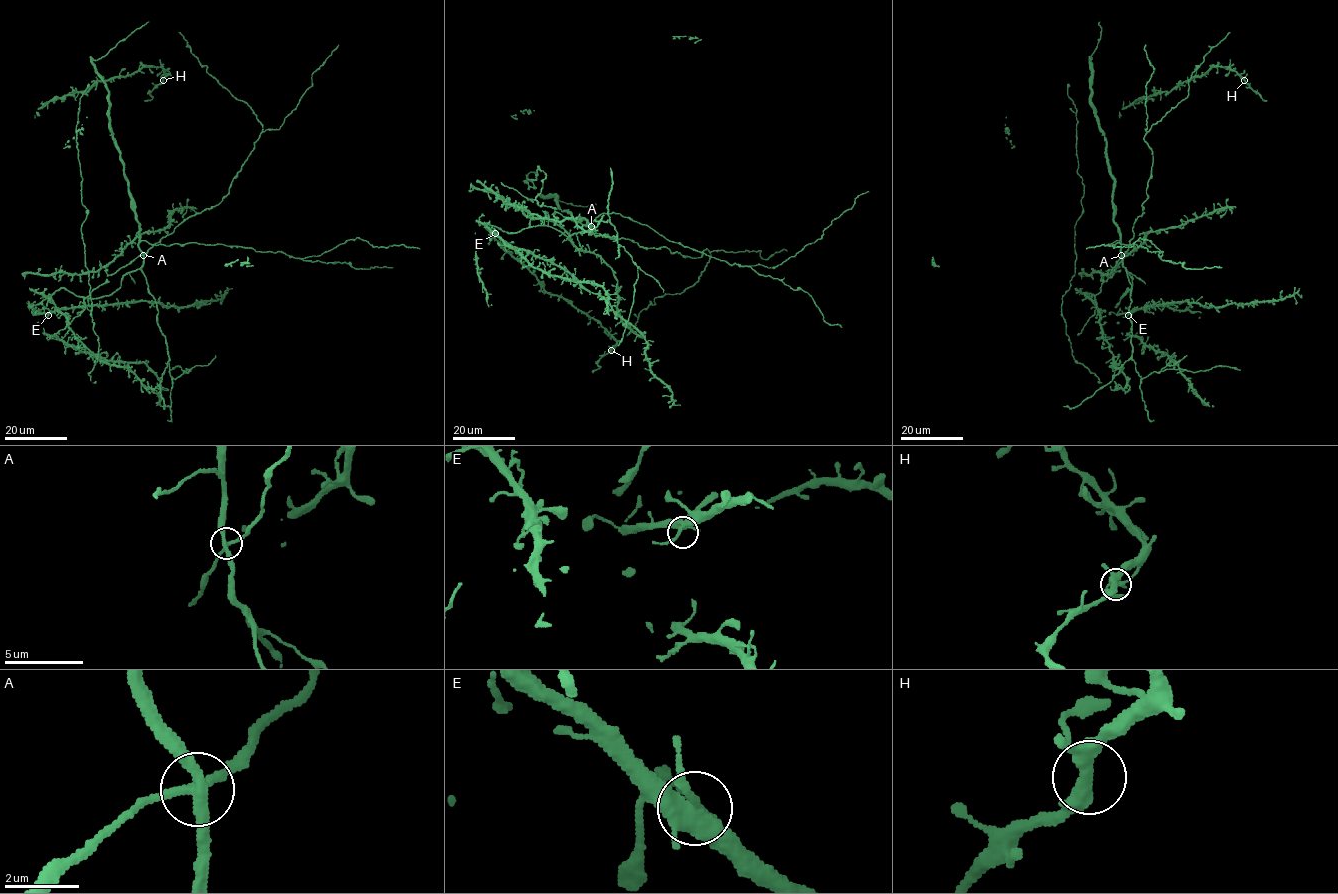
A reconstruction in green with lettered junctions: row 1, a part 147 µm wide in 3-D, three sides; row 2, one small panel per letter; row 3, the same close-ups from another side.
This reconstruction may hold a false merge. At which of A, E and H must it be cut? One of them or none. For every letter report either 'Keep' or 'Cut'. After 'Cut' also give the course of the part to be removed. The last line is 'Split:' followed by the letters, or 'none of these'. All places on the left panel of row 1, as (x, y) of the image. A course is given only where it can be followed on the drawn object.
A: Cut. Course of the part to remove: (143, 255), (142, 240), (220, 244), (295, 258), (319, 256), (358, 237), (374, 247), (419, 248)
E: Keep
H: Keep
Split: A

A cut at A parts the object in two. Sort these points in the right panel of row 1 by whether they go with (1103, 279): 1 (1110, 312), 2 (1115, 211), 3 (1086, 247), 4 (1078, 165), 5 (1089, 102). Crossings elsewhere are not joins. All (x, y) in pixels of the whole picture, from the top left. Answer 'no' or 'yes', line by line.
1: yes
2: no
3: no
4: yes
5: no

